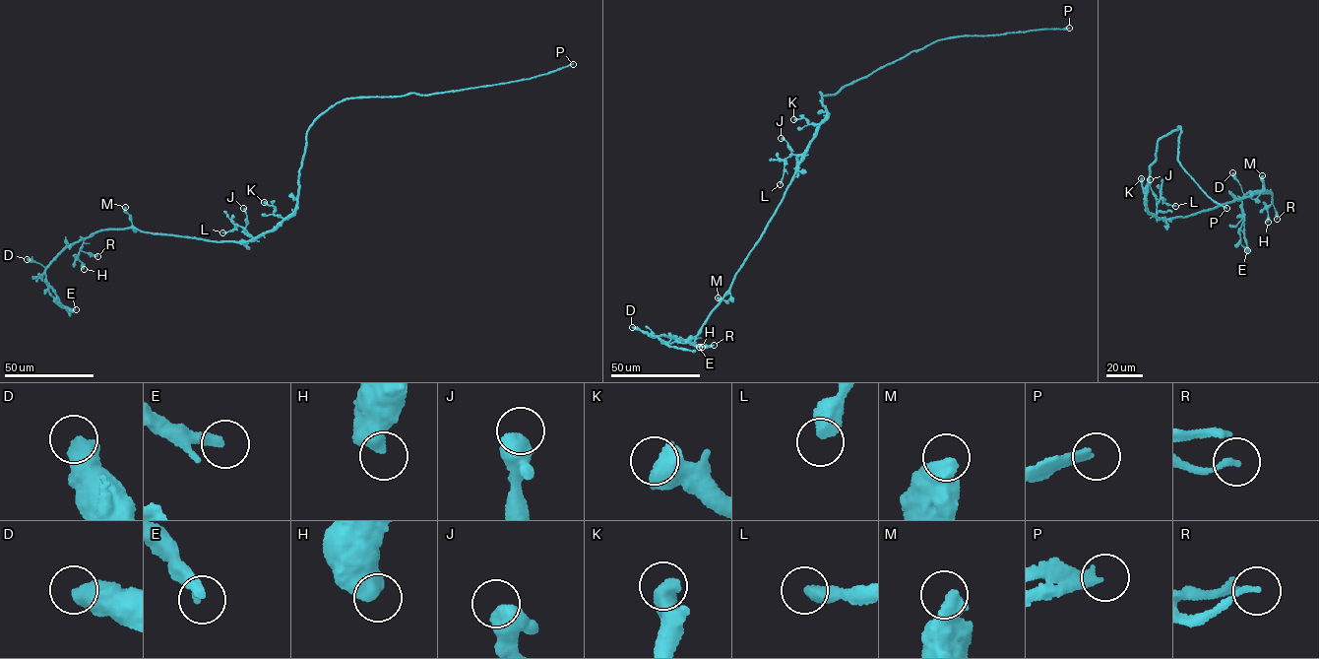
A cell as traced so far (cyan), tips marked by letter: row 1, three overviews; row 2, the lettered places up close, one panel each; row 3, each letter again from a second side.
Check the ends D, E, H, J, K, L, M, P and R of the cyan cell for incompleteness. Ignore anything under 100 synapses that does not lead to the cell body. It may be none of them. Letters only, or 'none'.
P

